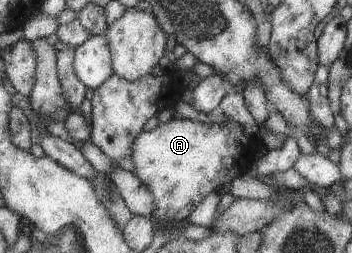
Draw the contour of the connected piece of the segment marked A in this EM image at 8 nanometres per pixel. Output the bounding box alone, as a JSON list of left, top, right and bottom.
[130,118,259,224]

